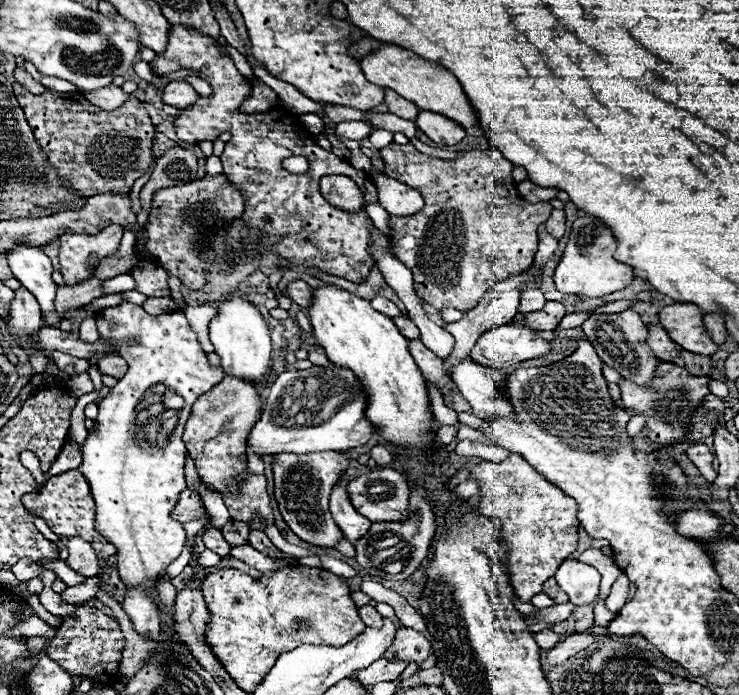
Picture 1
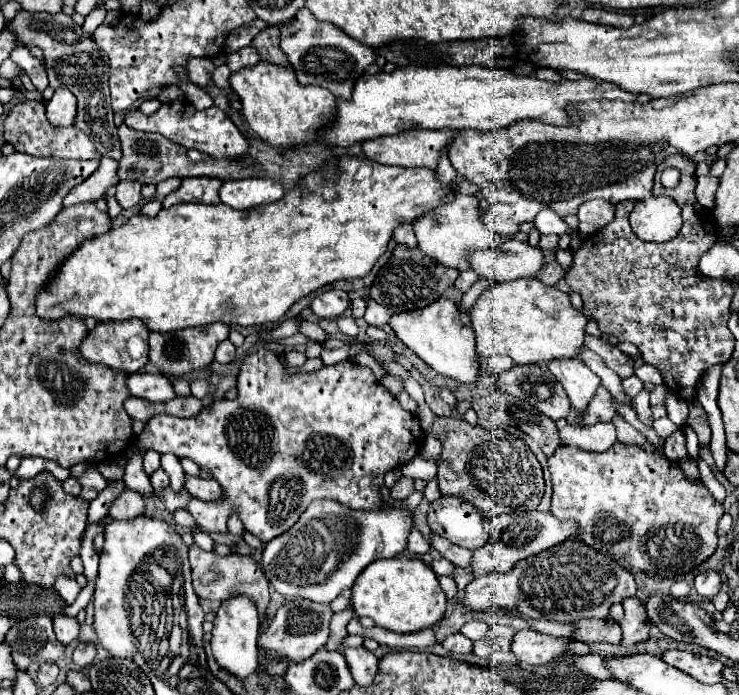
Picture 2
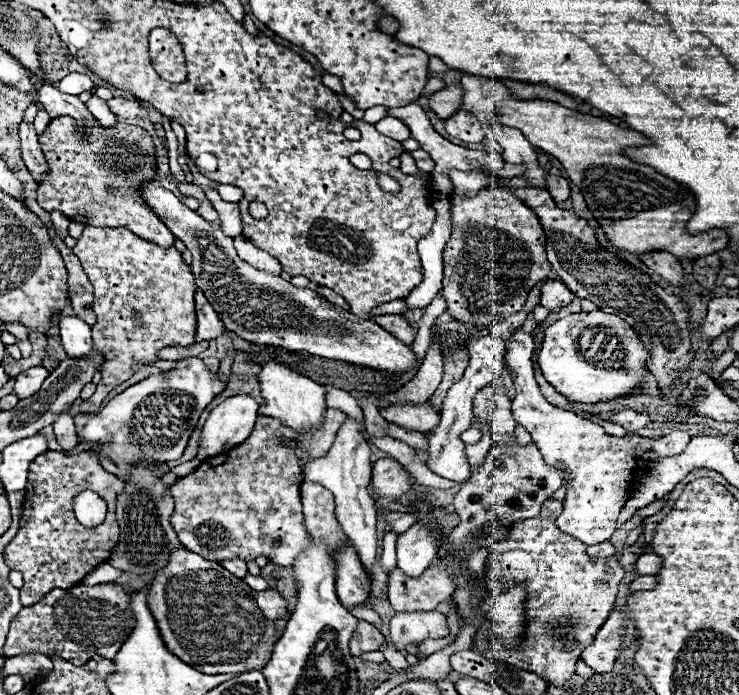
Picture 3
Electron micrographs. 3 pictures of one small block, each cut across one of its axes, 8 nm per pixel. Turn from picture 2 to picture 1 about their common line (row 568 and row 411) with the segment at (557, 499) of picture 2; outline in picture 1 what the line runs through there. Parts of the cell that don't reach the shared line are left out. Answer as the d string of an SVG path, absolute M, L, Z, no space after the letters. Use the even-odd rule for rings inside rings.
M662 362L656 368L656 378L652 382L652 388L636 386L628 380L622 380L622 384L620 384L622 406L626 410L632 410L634 414L646 414L650 418L664 418L664 420L646 420L646 426L642 432L646 434L648 444L656 444L660 448L666 444L680 444L680 442L684 442L690 414L698 408L698 404L710 392L708 380L710 380L708 376L692 376L684 368L678 368L676 364Z

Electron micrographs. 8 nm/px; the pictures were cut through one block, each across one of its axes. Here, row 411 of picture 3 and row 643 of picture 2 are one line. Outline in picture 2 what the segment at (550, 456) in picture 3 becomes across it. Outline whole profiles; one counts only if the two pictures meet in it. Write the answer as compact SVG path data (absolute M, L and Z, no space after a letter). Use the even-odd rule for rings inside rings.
M524 630L516 632L512 640L512 652L518 658L518 662L526 664L546 664L552 662L556 656L566 652L568 638L554 638L542 632Z

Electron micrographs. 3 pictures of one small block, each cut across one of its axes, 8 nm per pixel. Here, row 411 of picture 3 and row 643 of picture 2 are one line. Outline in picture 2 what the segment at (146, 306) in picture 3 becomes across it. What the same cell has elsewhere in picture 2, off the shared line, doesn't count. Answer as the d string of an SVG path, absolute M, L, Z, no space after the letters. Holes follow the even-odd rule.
M80 642L74 650L74 662L76 666L84 668L84 666L90 666L92 660L96 656L96 644L94 642Z

